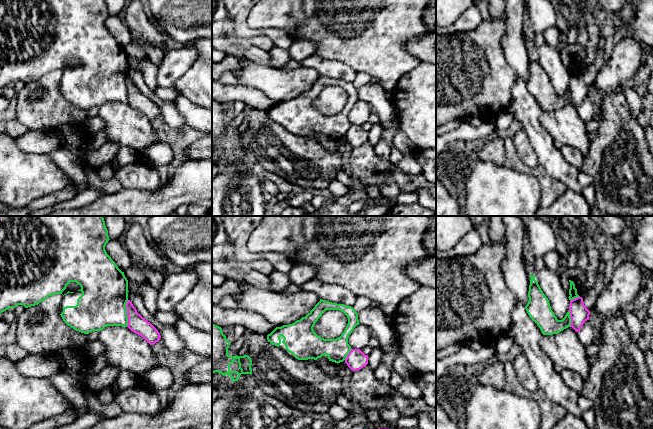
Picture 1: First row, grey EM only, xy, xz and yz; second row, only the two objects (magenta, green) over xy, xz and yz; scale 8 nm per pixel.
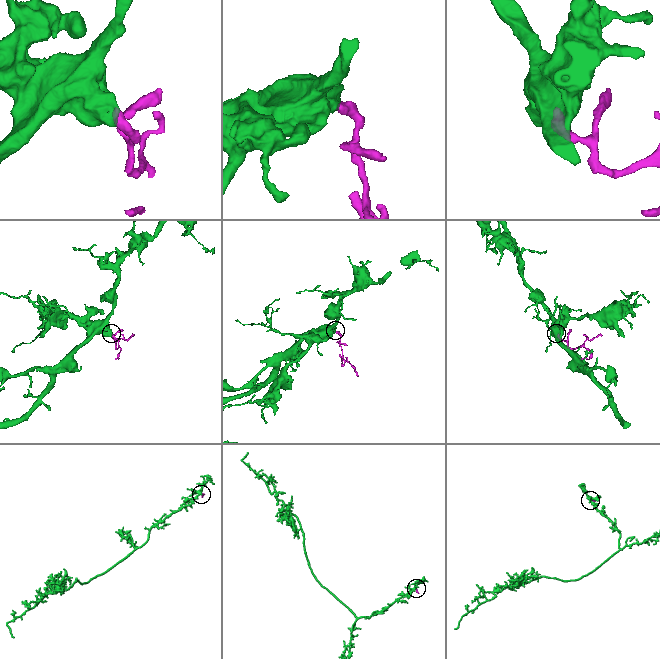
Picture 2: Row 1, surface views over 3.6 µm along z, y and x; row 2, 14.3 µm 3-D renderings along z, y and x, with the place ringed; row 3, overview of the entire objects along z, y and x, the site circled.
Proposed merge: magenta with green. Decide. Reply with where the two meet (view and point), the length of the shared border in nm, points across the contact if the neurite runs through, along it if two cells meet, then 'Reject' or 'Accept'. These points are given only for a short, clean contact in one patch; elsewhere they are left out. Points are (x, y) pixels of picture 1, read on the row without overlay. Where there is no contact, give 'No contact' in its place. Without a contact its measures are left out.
Touches magenta at xy (127, 89). Shared border 220 nm. Boundary: xy (128, 76), (126, 79), (126, 102). Reject

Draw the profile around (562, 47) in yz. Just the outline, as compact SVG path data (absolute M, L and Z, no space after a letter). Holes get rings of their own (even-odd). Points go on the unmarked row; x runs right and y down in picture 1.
M559 41L559 45L558 45L560 54L561 54L561 58L563 60L563 64L567 70L567 72L569 73L569 65L570 65L570 58L569 58L569 54L567 52L567 45L565 45L564 43Z

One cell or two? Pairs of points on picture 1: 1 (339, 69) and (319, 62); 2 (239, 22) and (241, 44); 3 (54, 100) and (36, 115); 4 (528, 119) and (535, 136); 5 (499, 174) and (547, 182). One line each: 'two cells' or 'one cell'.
1: one cell
2: two cells
3: one cell
4: one cell
5: two cells

